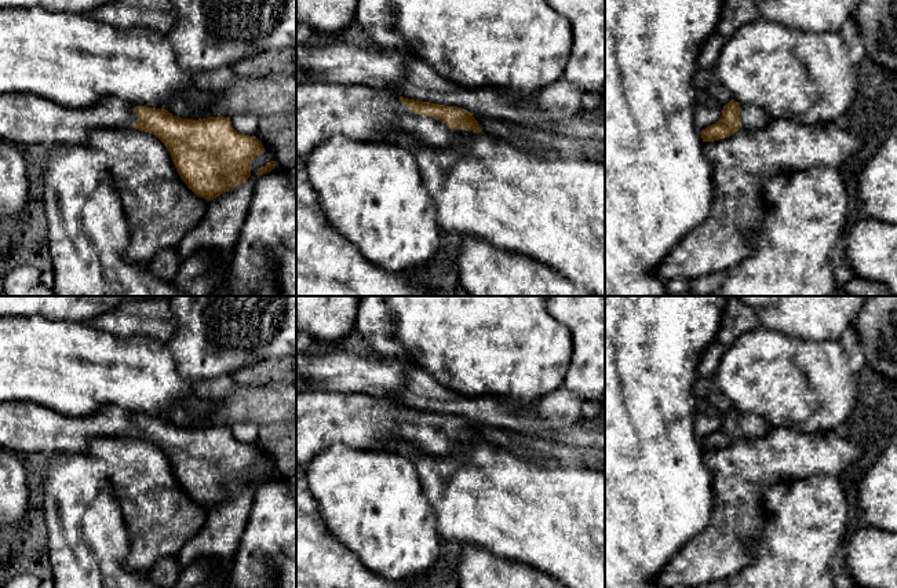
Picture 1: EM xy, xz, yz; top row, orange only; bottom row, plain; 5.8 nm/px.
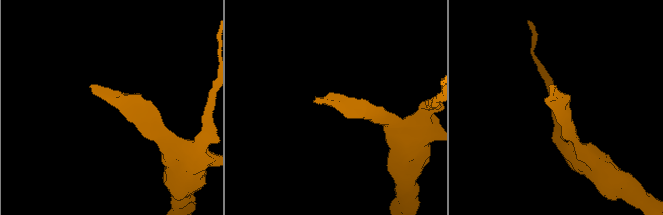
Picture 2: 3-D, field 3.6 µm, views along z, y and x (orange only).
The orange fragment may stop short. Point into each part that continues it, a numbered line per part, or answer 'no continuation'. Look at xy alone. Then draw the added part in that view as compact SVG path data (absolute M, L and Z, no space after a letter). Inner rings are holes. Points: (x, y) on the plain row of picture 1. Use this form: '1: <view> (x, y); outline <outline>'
1: xy (25, 427); outline M0 402L0 448L17 454L81 453L92 438L131 437L136 428L135 413L120 406L70 417L34 402Z

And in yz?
1: yz (751, 426); outline M740 413L740 432L745 438L761 438L766 435L772 427L754 413Z

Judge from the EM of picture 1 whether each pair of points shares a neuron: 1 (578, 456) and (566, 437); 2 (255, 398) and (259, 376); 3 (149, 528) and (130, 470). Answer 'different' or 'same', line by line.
1: different
2: different
3: same

